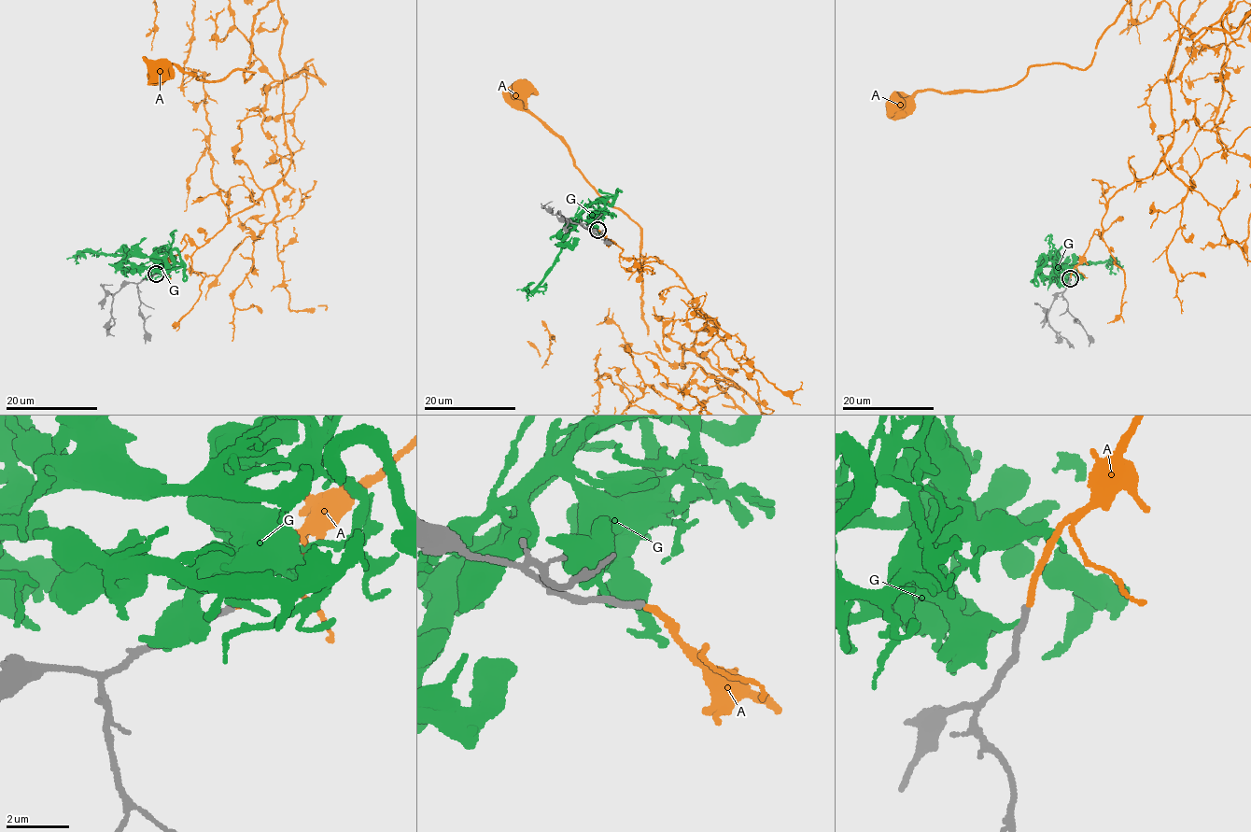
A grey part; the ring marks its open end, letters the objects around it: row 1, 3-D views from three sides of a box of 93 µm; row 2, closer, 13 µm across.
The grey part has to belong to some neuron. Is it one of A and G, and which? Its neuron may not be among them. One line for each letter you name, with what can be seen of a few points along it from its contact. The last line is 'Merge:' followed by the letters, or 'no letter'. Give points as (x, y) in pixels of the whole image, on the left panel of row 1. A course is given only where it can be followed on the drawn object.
A: course (157, 274), (185, 235), (202, 246), (287, 171), (279, 3), (254, 18), (245, 82), (254, 73), (161, 73)
Merge: A

